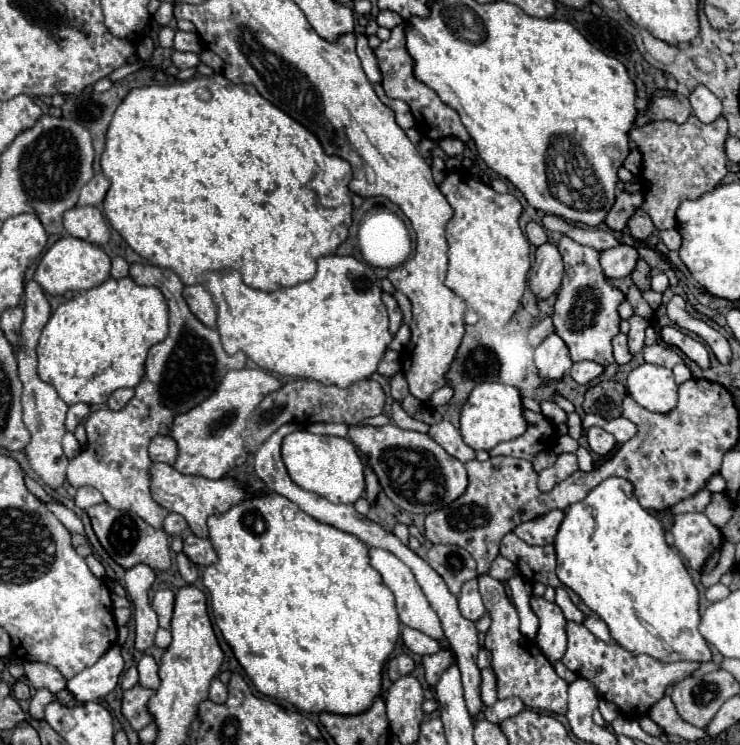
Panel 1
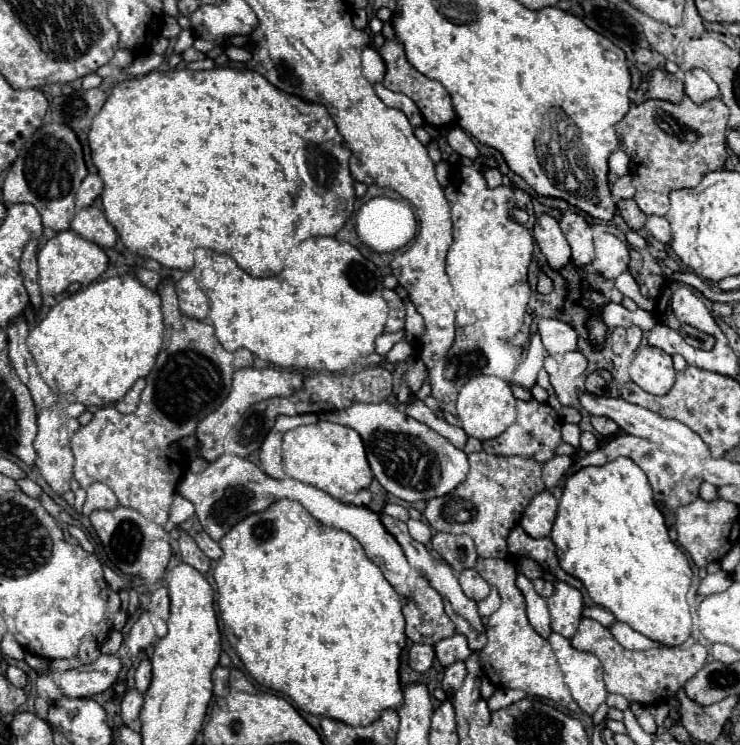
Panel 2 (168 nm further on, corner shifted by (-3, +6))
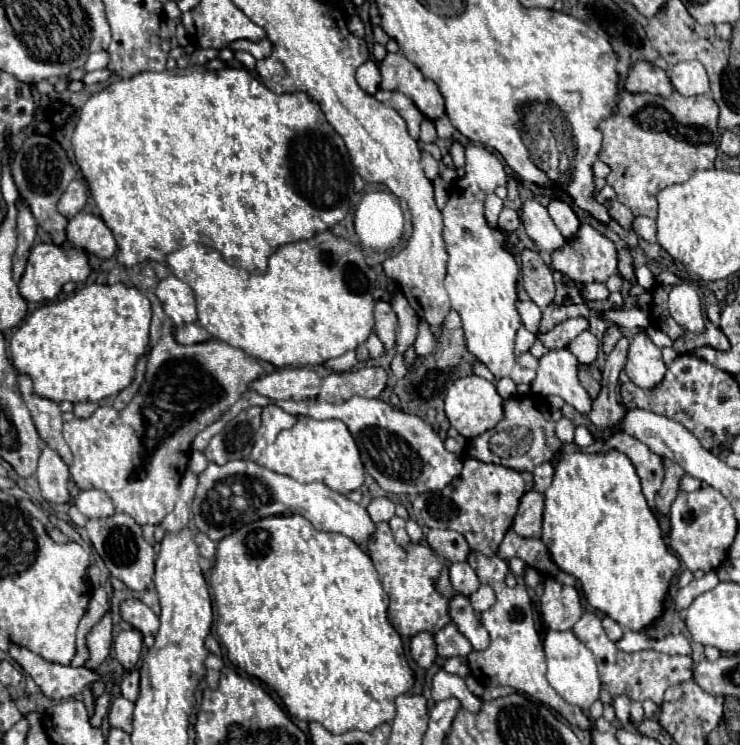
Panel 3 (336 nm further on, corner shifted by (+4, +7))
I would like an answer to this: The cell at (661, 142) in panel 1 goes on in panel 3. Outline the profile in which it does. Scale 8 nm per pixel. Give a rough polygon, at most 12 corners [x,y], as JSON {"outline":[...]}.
{"outline":[[622,92],[598,126],[634,216],[714,166],[710,96]]}

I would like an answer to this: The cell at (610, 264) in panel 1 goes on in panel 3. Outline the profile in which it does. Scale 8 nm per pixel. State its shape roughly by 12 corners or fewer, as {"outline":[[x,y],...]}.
{"outline":[[582,224],[552,252],[552,266],[574,282],[606,282],[618,272],[612,240]]}

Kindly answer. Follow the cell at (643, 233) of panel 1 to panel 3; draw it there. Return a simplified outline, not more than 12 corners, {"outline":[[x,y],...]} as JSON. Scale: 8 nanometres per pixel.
{"outline":[[618,200],[606,202],[610,216],[632,228],[632,212]]}

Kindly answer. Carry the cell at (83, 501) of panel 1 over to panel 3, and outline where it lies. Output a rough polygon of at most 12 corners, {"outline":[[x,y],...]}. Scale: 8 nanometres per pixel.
{"outline":[[82,490],[74,504],[86,518],[114,514],[102,490]]}

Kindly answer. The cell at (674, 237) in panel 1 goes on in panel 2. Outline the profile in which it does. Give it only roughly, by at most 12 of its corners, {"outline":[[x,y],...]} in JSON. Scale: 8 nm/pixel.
{"outline":[[649,215],[647,231],[661,243],[671,241],[667,217]]}

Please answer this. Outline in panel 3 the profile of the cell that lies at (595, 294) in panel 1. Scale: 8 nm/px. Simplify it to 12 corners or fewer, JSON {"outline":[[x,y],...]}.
{"outline":[[552,200],[548,214],[566,240],[574,240],[580,220],[566,202]]}

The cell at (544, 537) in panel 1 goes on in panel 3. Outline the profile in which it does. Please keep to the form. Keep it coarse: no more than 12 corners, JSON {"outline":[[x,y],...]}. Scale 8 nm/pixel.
{"outline":[[526,492],[512,530],[540,538],[544,496]]}

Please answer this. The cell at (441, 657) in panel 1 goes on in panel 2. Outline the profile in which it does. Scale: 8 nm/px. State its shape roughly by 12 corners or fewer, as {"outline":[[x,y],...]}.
{"outline":[[457,635],[435,645],[437,661],[449,667],[471,655],[467,639]]}

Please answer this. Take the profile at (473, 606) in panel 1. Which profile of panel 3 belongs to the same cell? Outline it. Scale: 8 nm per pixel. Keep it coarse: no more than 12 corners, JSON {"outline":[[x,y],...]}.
{"outline":[[468,562],[450,566],[450,582],[458,594],[470,596],[480,582]]}

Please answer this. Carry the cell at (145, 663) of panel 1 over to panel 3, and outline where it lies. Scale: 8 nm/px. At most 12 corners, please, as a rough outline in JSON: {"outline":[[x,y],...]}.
{"outline":[[132,670],[120,684],[122,696],[138,698],[138,670]]}

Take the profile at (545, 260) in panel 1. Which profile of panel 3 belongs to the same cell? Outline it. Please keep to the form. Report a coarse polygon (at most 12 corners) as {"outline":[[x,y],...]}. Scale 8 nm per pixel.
{"outline":[[526,200],[522,224],[540,250],[566,246],[548,210]]}

